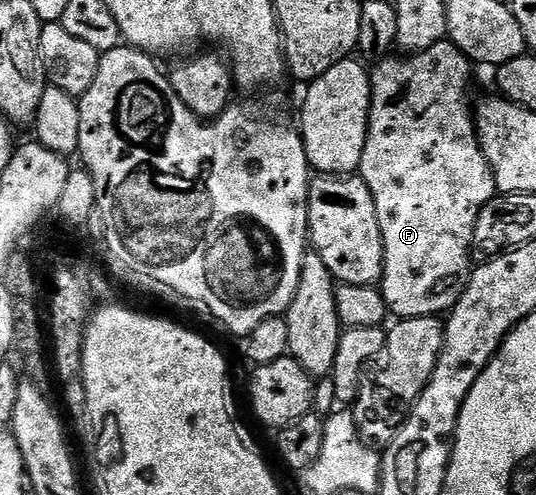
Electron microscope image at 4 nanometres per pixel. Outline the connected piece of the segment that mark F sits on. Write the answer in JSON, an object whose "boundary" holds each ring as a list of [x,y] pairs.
{"boundary":[[[447,39],[421,53],[389,55],[377,65],[380,66],[370,73],[372,102],[358,176],[370,187],[370,195],[374,195],[378,227],[384,240],[384,275],[378,288],[393,318],[440,317],[456,306],[468,285],[476,220],[482,207],[498,193],[476,137],[470,101],[468,105],[468,84],[472,81],[474,65]]]}

